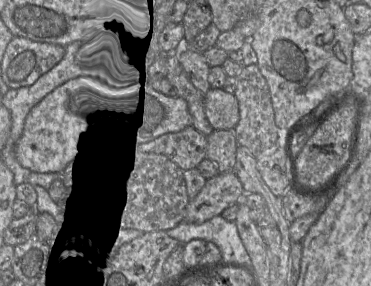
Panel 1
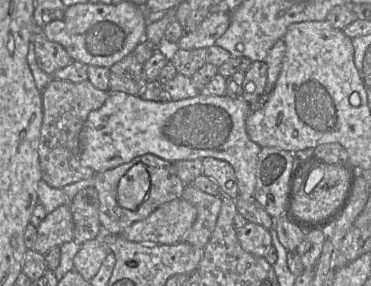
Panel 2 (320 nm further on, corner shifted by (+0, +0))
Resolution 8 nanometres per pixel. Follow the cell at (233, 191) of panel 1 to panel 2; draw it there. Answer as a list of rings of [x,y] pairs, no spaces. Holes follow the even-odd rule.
[[[179,198],[165,203],[147,218],[127,227],[121,235],[143,244],[176,244],[186,236],[197,218],[197,209]]]

